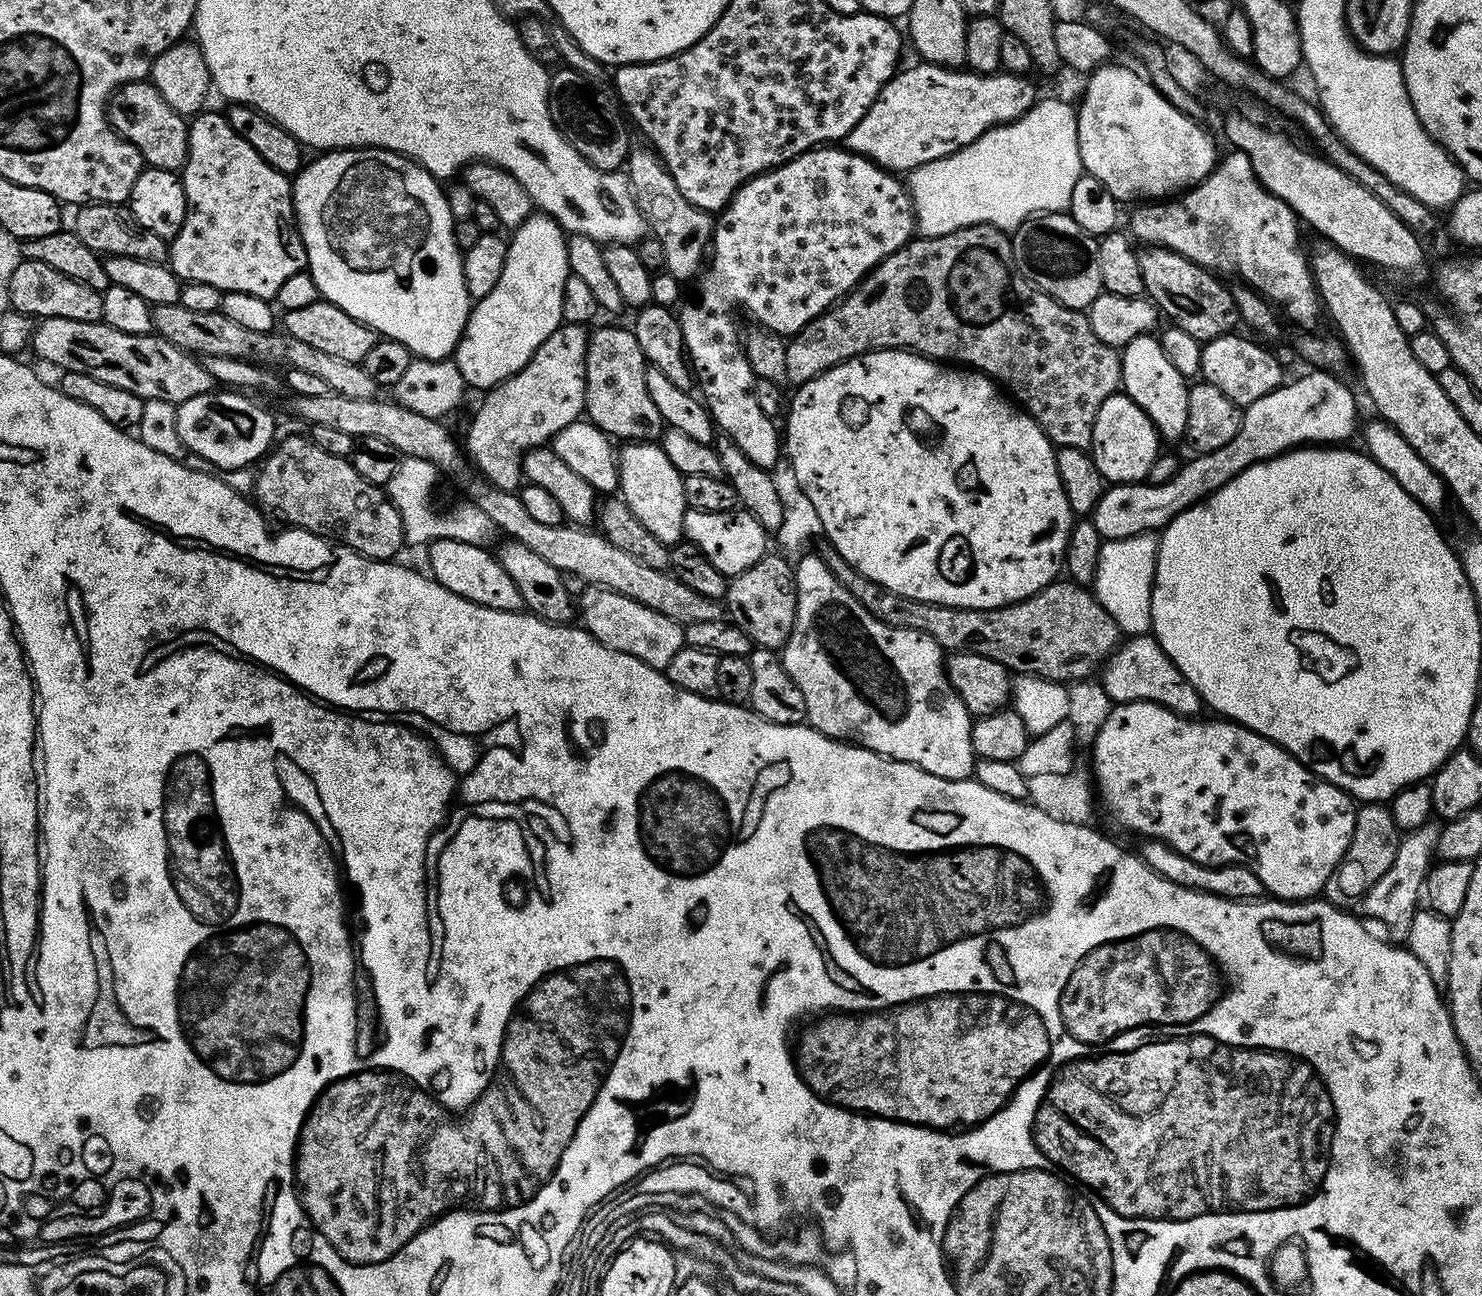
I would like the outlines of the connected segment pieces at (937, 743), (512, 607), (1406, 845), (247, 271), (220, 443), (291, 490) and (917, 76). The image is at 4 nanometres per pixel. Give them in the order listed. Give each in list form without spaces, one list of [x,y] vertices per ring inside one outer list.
[[[823,555],[804,556],[794,567],[796,621],[782,649],[782,659],[806,698],[807,723],[831,740],[851,742],[889,760],[913,764],[938,778],[969,779],[978,759],[972,745],[974,717],[948,680],[945,649],[930,634],[895,628],[874,618],[832,573]]]
[[[435,540],[427,545],[428,564],[430,575],[437,580],[446,590],[458,594],[475,604],[481,604],[494,610],[518,612],[525,607],[522,594],[514,578],[501,566],[499,559],[490,554],[487,547],[470,545],[466,542],[454,540]]]
[[[1429,822],[1414,831],[1407,833],[1402,839],[1396,859],[1386,874],[1367,890],[1360,902],[1363,912],[1374,920],[1386,924],[1407,925],[1418,910],[1418,896],[1422,894],[1425,881],[1432,866],[1431,858],[1435,855],[1441,829]]]
[[[201,111],[191,117],[188,125],[188,156],[185,158],[182,169],[184,193],[188,199],[188,213],[182,222],[182,230],[178,230],[178,234],[170,241],[170,267],[181,281],[210,282],[210,286],[218,286],[218,290],[223,293],[254,294],[258,298],[271,301],[281,289],[282,282],[290,278],[290,274],[298,274],[308,267],[306,246],[300,237],[300,228],[296,225],[296,207],[292,204],[292,180],[274,166],[270,166],[270,162],[266,162],[266,158],[256,149],[256,146],[248,142],[242,134],[238,134],[238,130],[234,128],[223,111],[208,111]]]
[[[213,390],[179,404],[176,410],[178,436],[185,449],[206,458],[216,470],[255,465],[273,447],[276,420],[248,396],[251,395],[240,390]]]
[[[304,440],[300,448],[273,447],[263,457],[259,468],[255,473],[255,503],[265,513],[273,512],[278,519],[285,520],[285,525],[305,528],[316,536],[345,544],[347,548],[353,548],[361,556],[369,556],[371,560],[391,561],[395,557],[392,555],[400,547],[405,547],[404,526],[394,502],[381,485],[366,482],[366,478],[362,478],[362,474],[354,470],[347,455],[339,456],[336,452],[327,452],[314,441]]]
[[[916,62],[913,68],[901,67],[896,75],[890,78],[890,82],[882,86],[878,98],[874,98],[870,110],[866,110],[862,122],[858,122],[854,130],[850,130],[846,147],[849,152],[857,152],[893,174],[907,174],[926,162],[946,158],[962,150],[967,144],[973,144],[989,128],[1010,124],[1025,116],[1038,100],[1036,88],[1028,79],[1027,75],[1015,72],[973,72],[927,62]]]

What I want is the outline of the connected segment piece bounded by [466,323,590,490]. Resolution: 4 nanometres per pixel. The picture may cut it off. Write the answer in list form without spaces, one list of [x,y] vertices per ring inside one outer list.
[[[561,323],[518,374],[483,393],[484,401],[468,428],[468,444],[466,440],[467,455],[480,463],[483,479],[499,488],[519,489],[524,453],[547,445],[566,426],[585,415],[584,359],[589,337],[585,325]]]

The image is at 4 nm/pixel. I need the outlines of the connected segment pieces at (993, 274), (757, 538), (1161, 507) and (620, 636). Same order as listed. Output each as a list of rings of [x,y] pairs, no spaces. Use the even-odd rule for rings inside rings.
[[[971,224],[965,228],[954,230],[950,234],[920,236],[909,240],[897,252],[890,254],[890,258],[886,258],[877,268],[872,269],[848,295],[841,296],[821,316],[814,318],[806,326],[802,326],[802,330],[787,341],[787,346],[786,374],[788,375],[788,384],[792,386],[810,382],[815,376],[822,375],[823,372],[838,366],[844,360],[852,360],[855,356],[864,356],[868,352],[880,352],[884,348],[914,352],[918,356],[926,356],[937,362],[955,362],[957,365],[967,366],[969,369],[983,372],[985,376],[991,376],[997,385],[1007,389],[1019,401],[1024,411],[1038,421],[1041,430],[1048,435],[1048,439],[1052,441],[1053,445],[1062,448],[1074,446],[1085,450],[1091,449],[1094,418],[1098,418],[1098,410],[1102,406],[1102,402],[1106,402],[1106,398],[1110,398],[1121,387],[1121,353],[1117,349],[1106,346],[1106,342],[1102,342],[1102,338],[1098,338],[1098,334],[1094,334],[1088,317],[1083,311],[1062,306],[1054,298],[1050,298],[1050,294],[1043,292],[1028,277],[1021,274],[1014,262],[1009,233],[1005,229],[994,227],[993,224]]]
[[[689,508],[684,515],[684,534],[691,543],[697,544],[722,570],[722,574],[729,578],[742,574],[754,562],[758,562],[769,551],[769,533],[760,524],[758,518],[754,517],[747,510],[733,510],[730,512],[707,512],[706,510],[694,510]]]
[[[1308,370],[1305,376],[1300,376],[1297,380],[1289,379],[1270,394],[1258,398],[1258,402],[1247,405],[1238,434],[1234,434],[1234,438],[1230,438],[1226,446],[1193,455],[1193,460],[1185,459],[1178,474],[1174,474],[1170,482],[1137,482],[1105,487],[1102,498],[1096,503],[1096,509],[1090,514],[1094,526],[1098,526],[1098,534],[1102,534],[1105,540],[1121,540],[1155,533],[1164,529],[1175,516],[1182,514],[1190,506],[1207,500],[1223,484],[1230,482],[1250,466],[1260,464],[1264,460],[1274,460],[1278,456],[1283,456],[1285,452],[1301,446],[1332,446],[1337,442],[1348,442],[1356,428],[1356,400],[1352,397],[1351,390],[1340,379],[1339,375],[1327,370]]]
[[[588,586],[583,590],[585,592],[578,596],[578,616],[584,619],[582,624],[586,631],[607,648],[630,654],[651,668],[664,670],[670,658],[674,658],[674,654],[684,647],[684,628],[666,618],[666,614],[660,614],[658,610],[652,610],[650,606],[644,606],[642,602],[609,588]]]

